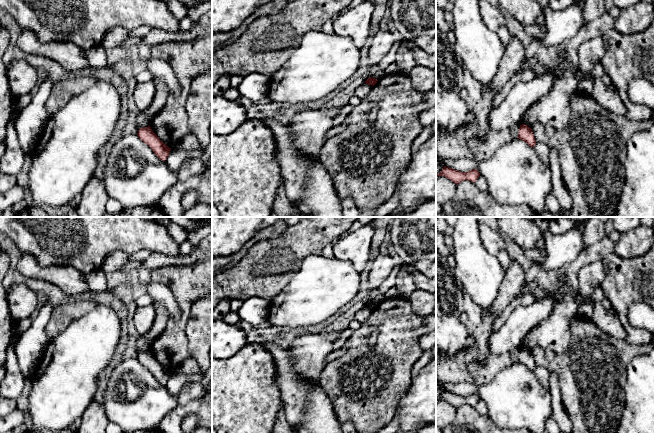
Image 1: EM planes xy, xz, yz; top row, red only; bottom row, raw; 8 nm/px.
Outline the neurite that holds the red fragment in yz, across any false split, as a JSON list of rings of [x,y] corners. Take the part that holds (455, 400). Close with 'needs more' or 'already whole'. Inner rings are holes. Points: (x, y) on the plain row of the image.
[[[444,390],[442,395],[439,398],[436,398],[436,401],[438,400],[444,400],[457,409],[465,404],[475,407],[478,401],[480,400],[480,397],[477,393],[472,393],[468,396],[460,396],[453,392]]] | already whole

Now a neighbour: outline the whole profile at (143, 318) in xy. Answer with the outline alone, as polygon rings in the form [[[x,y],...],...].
[[[153,305],[137,307],[134,311],[133,322],[137,333],[140,336],[147,334],[155,320],[156,312]]]

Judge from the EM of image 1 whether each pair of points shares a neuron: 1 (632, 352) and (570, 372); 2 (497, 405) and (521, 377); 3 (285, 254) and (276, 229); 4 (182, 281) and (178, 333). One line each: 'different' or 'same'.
1: same
2: same
3: different
4: same

